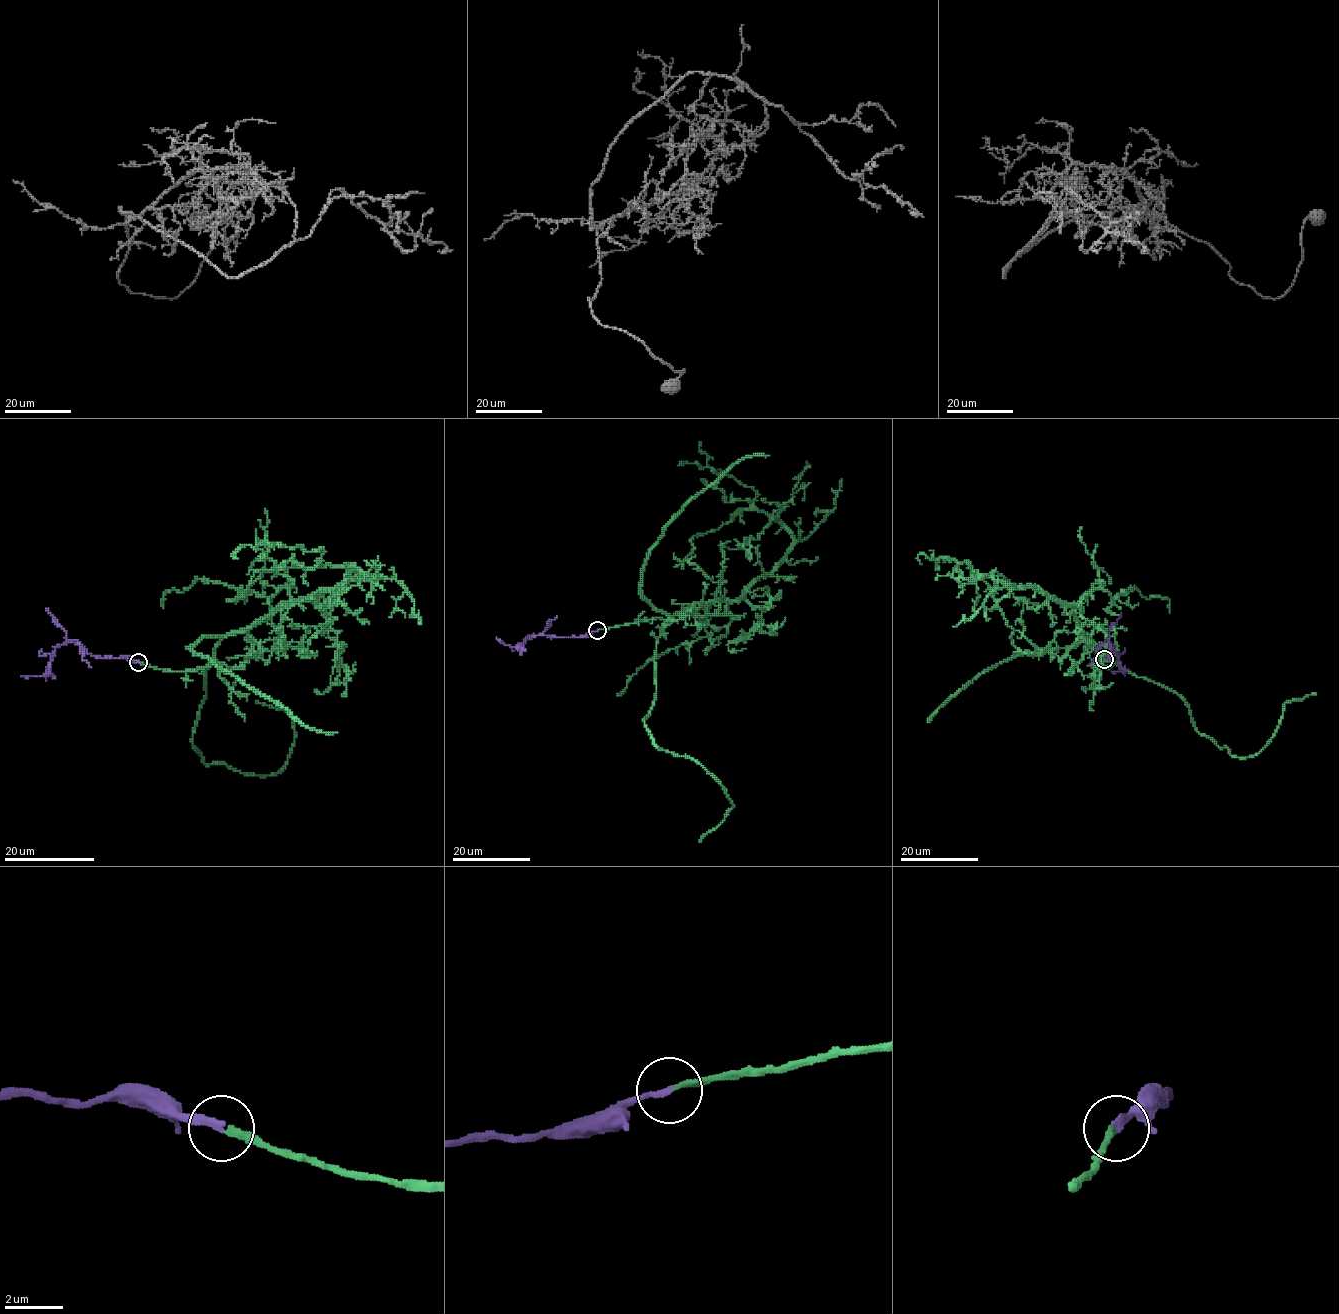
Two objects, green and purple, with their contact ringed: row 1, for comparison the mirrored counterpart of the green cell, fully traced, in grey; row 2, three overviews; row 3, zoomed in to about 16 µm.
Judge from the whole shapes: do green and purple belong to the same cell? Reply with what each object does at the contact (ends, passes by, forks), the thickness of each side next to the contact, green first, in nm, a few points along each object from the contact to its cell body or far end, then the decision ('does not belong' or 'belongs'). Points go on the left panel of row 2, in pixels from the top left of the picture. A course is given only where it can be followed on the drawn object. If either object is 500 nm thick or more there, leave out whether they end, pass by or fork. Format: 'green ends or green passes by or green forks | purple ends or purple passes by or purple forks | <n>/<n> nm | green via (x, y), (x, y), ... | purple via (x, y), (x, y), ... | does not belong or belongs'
green ends | purple ends | 200/240 nm | green via (139, 663), (218, 665), (222, 638), (364, 580), (345, 567), (287, 560), (258, 570), (250, 592), (227, 601) | purple via (138, 662), (96, 657), (78, 644), (67, 640), (55, 648), (44, 675), (20, 676) | belongs

